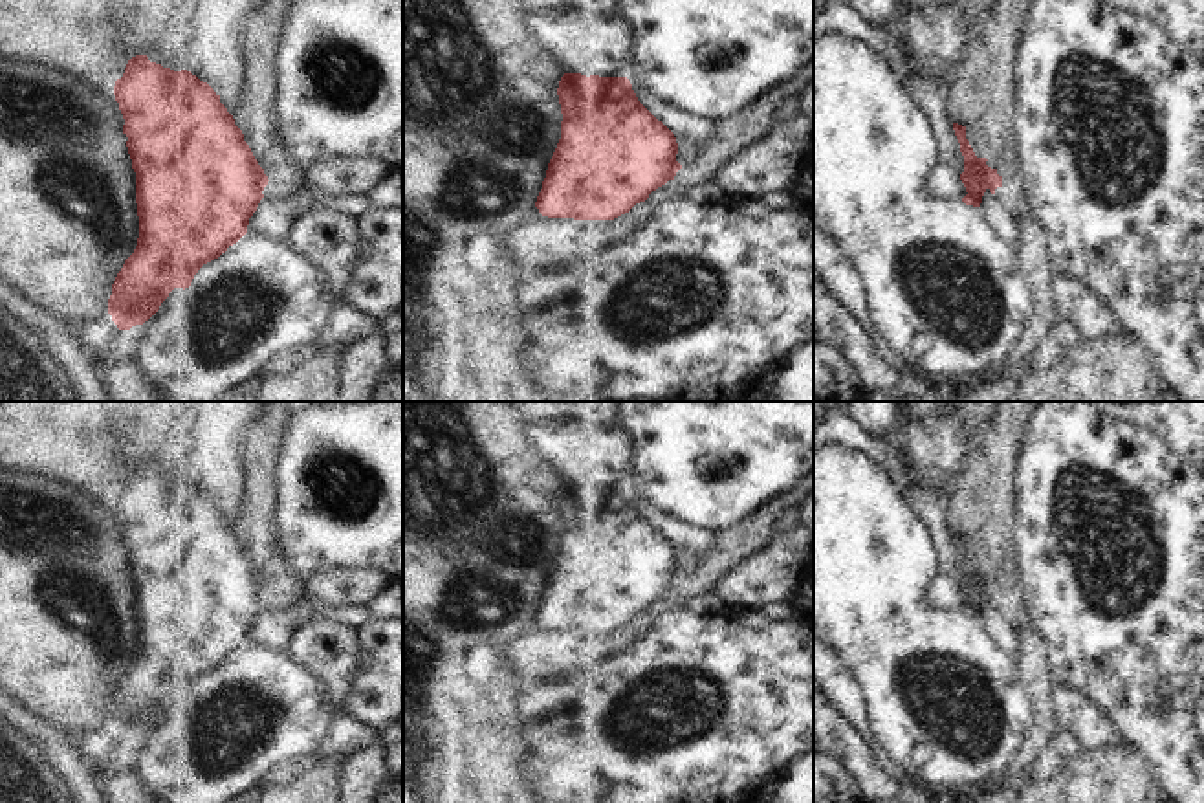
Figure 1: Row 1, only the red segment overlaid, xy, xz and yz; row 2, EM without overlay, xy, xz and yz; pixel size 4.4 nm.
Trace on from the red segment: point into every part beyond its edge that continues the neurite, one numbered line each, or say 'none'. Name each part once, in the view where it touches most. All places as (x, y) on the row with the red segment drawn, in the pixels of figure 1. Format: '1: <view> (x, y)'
none.

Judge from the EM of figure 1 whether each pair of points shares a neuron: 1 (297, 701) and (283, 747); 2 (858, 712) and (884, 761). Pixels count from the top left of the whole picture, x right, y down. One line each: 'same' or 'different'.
1: same
2: same

